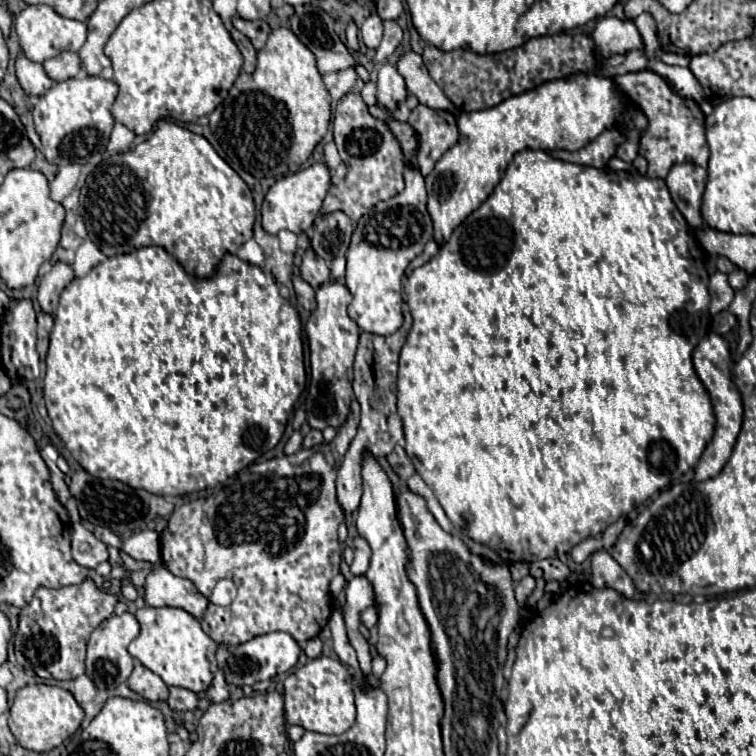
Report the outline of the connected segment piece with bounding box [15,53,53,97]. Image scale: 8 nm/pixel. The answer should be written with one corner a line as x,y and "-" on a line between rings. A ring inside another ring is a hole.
23,53
17,57
15,61
15,73
17,73
17,79
19,79
19,85
21,89
27,93
27,95
43,95
49,87
51,87
51,79
47,77
47,73
43,71
43,67
39,63
33,63
29,61

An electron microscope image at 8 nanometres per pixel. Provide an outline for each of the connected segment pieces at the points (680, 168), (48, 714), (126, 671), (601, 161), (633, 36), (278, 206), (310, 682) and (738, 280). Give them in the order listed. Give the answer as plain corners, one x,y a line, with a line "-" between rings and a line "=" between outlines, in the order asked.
691,163
673,165
673,169
669,171
665,181
667,181
667,187
671,191
671,197
677,205
677,209
683,213
689,227
699,229
703,225
701,197
703,197
705,183
707,183
707,171
703,167
699,167
699,183
697,183
695,171
697,171
697,167
=
35,683
35,685
25,685
23,689
17,691
11,705
9,729
21,747
45,753
59,747
69,735
73,735
81,727
83,717
85,717
83,709
67,689
=
131,613
111,615
91,633
87,643
87,657
85,657
85,675
97,685
97,689
111,691
129,679
133,671
133,657
129,655
127,647
137,635
139,635
139,623
=
615,127
615,129
609,129
609,131
601,133
599,137
595,137
581,151
571,153
565,150
554,150
551,151
551,155
563,161
591,165
591,167
601,169
601,167
607,167
611,157
615,157
615,149
623,139
625,137
623,137
621,129
=
601,17
591,33
595,43
595,53
599,57
625,55
633,49
643,49
643,39
631,19
619,17
=
315,163
307,169
301,169
293,175
287,175
279,181
275,181
265,199
263,199
263,207
261,207
261,225
269,235
277,235
281,229
293,231
293,233
303,233
307,229
311,229
315,217
319,215
321,203
329,191
331,185
331,175
329,169
325,167
325,163
=
317,657
295,669
285,679
285,719
289,725
301,725
307,731
325,735
345,733
355,723
353,677
339,659
=
737,269
737,271
729,273
729,283
731,283
733,291
739,291
739,289
743,289
743,287
747,285
747,281
749,281
749,275
747,275
743,269

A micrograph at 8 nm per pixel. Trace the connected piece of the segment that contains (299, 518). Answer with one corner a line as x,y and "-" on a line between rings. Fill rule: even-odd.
353,399
347,423
337,431
333,443
323,443
311,449
301,449
295,455
253,463
231,477
217,493
181,505
169,517
167,529
161,533
163,565
173,575
193,581
203,597
211,597
215,583
223,577
233,579
237,585
237,599
231,605
219,607
209,603
203,615
211,639
219,645
231,649
249,641
251,637
271,631
285,631
301,647
305,647
305,643
319,635
319,631
327,625
333,601
329,581
339,573
341,563
337,527
345,521
343,509
335,497
335,473
355,437
359,413
359,403

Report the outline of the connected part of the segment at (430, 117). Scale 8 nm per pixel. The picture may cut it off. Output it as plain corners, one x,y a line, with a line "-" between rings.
417,105
411,111
409,123
419,135
417,167
421,175
427,177
435,167
437,159
459,139
457,123
449,111
437,111
425,105

